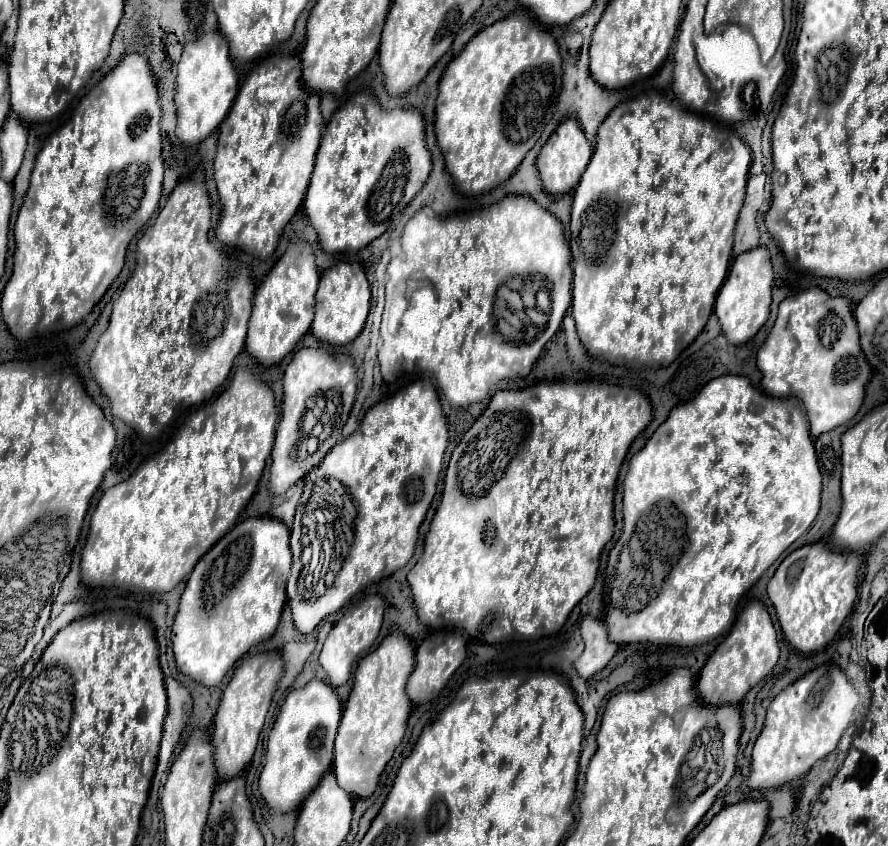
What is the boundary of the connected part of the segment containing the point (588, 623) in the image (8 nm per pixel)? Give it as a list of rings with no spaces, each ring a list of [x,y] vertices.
[[[587,616],[581,622],[581,636],[585,642],[585,650],[573,662],[573,666],[581,678],[591,678],[599,670],[603,670],[607,666],[607,662],[615,656],[617,644],[609,642],[605,622],[597,620],[593,616]]]

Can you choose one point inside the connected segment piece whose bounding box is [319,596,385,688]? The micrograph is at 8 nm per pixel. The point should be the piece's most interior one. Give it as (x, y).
(355, 632)

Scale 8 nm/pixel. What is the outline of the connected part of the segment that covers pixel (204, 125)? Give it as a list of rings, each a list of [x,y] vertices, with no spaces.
[[[221,32],[203,34],[203,38],[187,44],[183,48],[183,56],[177,70],[177,128],[175,136],[183,146],[201,144],[211,132],[219,128],[219,124],[229,114],[229,108],[237,96],[239,80],[235,74],[235,66],[229,56],[227,40]]]

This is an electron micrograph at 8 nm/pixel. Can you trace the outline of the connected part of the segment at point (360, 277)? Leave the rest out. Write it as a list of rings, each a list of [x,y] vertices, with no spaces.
[[[339,262],[321,274],[315,304],[315,320],[311,324],[311,334],[331,346],[343,346],[355,340],[363,330],[365,318],[371,306],[371,290],[363,268],[357,262]]]

